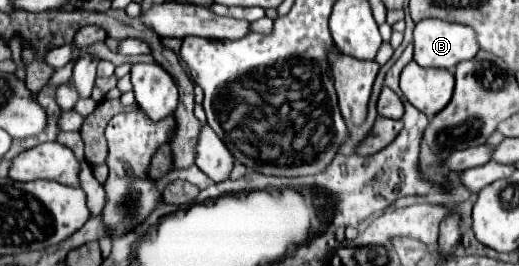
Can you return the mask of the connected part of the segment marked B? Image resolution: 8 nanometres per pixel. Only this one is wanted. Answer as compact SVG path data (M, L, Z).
M437 19L419 21L415 25L415 63L421 67L455 69L457 63L471 59L479 45L475 33L467 25L445 23Z

